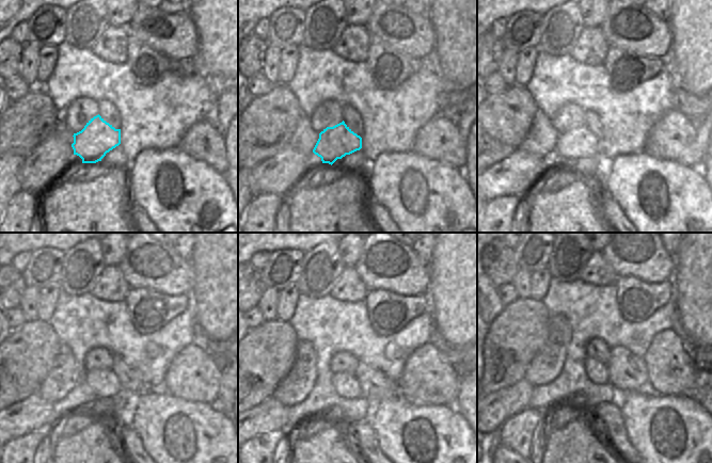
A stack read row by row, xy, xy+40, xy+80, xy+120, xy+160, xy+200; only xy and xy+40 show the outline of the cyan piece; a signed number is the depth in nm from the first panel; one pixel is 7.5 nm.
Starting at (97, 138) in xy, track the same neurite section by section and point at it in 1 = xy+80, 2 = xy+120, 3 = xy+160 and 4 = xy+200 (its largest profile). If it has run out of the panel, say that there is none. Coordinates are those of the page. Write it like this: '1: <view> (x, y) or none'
1: xy+80 (579, 143)
2: xy+120 (106, 384)
3: xy+160 (346, 384)
4: xy+200 (597, 371)

